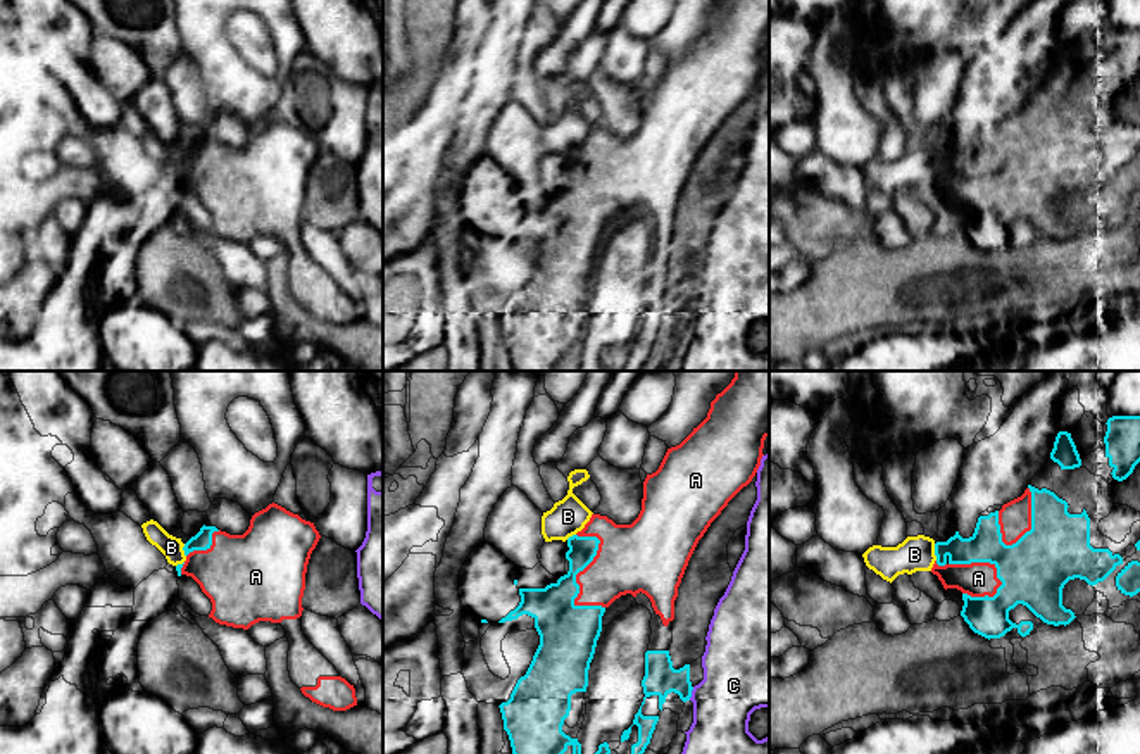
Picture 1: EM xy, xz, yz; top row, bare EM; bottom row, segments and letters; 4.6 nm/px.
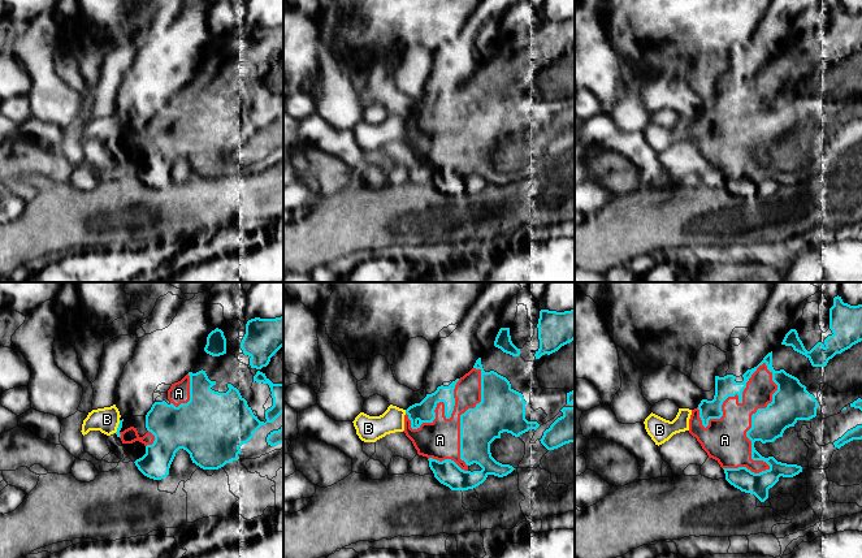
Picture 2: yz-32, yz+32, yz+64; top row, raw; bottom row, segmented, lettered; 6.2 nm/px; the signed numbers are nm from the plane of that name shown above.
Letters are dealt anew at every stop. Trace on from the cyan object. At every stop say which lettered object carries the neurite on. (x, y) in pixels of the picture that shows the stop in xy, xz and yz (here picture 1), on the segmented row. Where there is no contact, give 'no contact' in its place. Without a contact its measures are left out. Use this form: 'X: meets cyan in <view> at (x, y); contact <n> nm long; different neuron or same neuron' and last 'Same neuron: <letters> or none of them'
A: meets cyan in xz at (576, 573); contact 380 nm long; same neuron
B: meets cyan in yz at (935, 552); contact 80 nm long; different neuron
C: meets cyan in xz at (690, 694); contact 70 nm long; different neuron
Same neuron: A

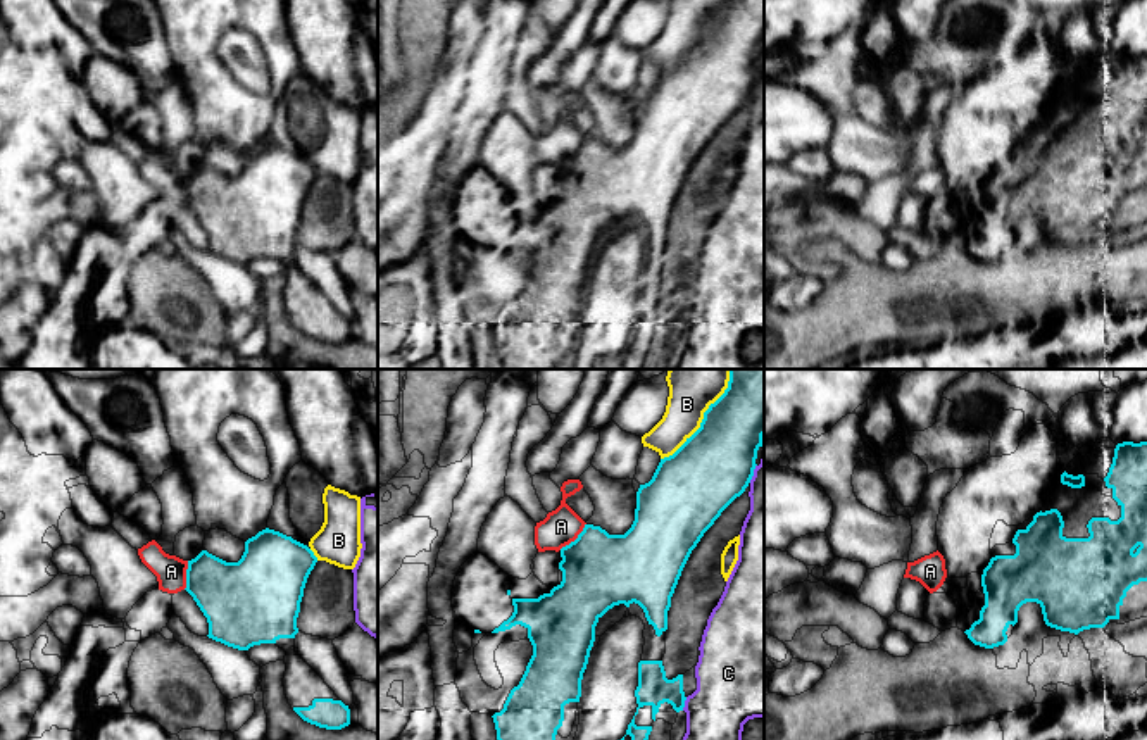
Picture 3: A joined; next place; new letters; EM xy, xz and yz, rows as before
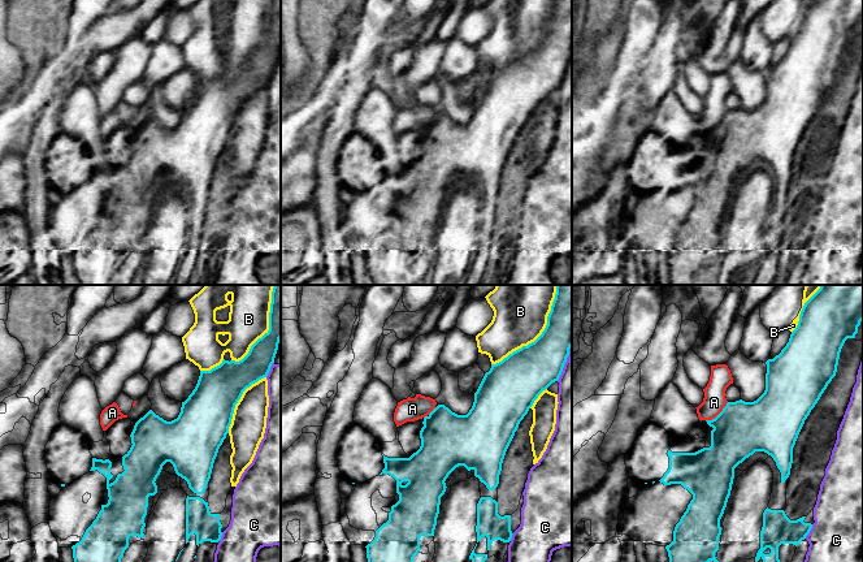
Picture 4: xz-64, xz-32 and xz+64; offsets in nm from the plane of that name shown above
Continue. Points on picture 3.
A: meets cyan in xz at (576, 539); contact 180 nm long; different neuron
B: meets cyan in xz at (704, 418); contact 550 nm long; different neuron
C: meets cyan in xz at (683, 704); contact 70 nm long; different neuron
Same neuron: none of them

